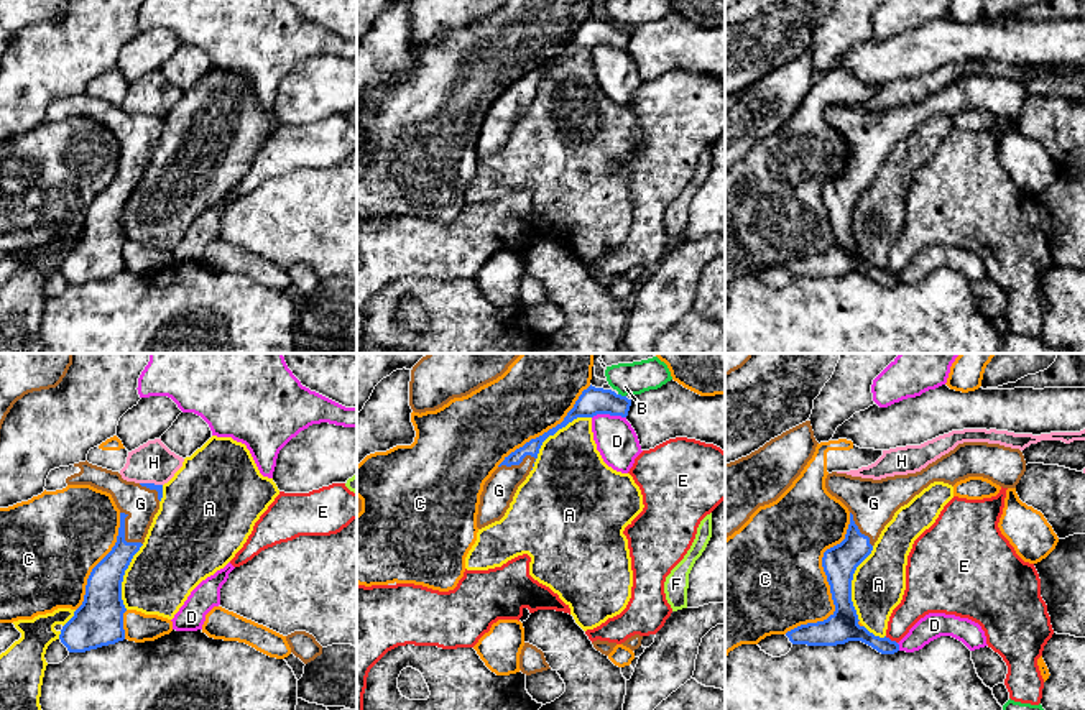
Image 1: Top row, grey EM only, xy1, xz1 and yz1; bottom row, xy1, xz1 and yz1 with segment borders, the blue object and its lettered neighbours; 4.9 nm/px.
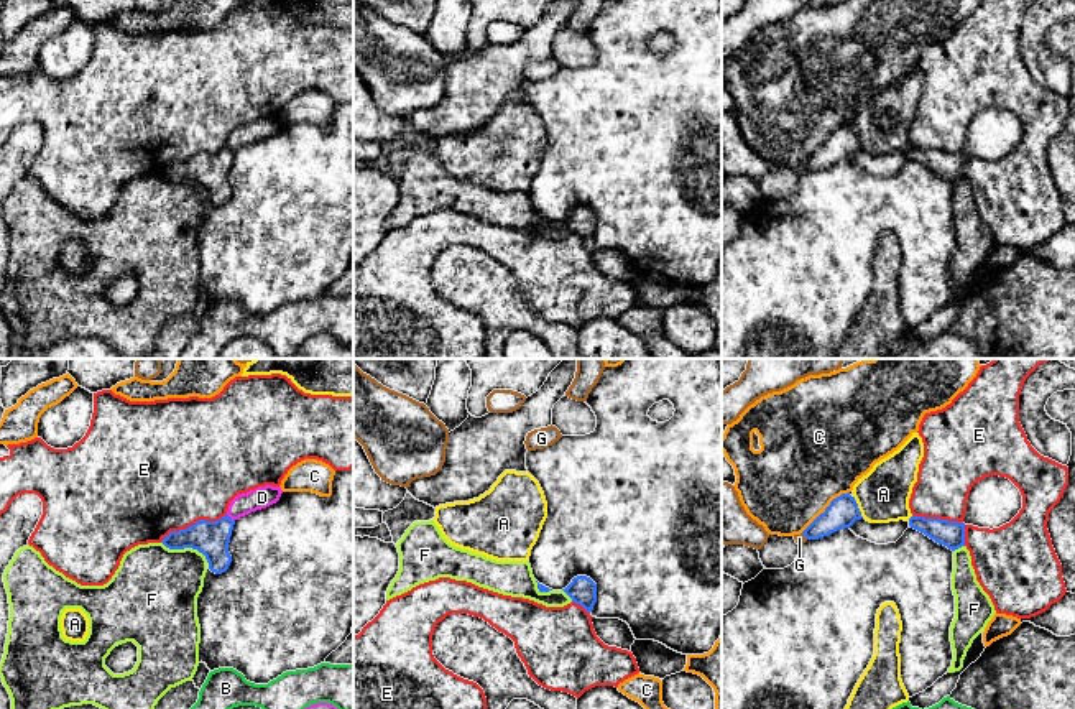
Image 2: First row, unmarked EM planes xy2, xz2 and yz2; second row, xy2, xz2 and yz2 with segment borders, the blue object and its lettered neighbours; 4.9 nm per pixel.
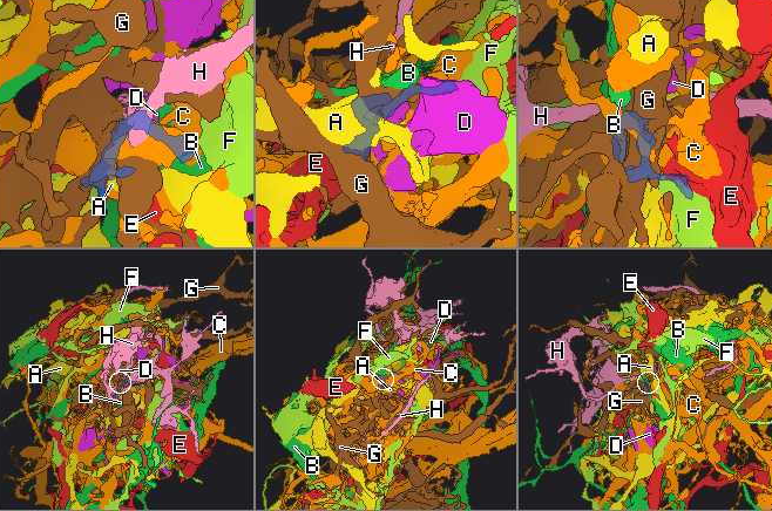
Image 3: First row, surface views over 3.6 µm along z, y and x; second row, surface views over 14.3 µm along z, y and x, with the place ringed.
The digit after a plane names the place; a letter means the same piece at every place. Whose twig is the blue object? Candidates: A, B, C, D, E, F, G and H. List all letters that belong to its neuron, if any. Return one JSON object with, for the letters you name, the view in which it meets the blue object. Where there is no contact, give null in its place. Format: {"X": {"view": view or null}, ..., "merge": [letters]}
{"G": {"view": "xy1"}, "merge": ["G"]}

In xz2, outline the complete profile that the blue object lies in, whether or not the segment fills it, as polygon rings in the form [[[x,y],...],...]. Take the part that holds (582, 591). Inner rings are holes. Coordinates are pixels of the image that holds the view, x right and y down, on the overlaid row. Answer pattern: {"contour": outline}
{"contour": [[[577,576],[562,589],[572,602],[582,605],[588,614],[597,602],[597,584],[587,576]]]}

